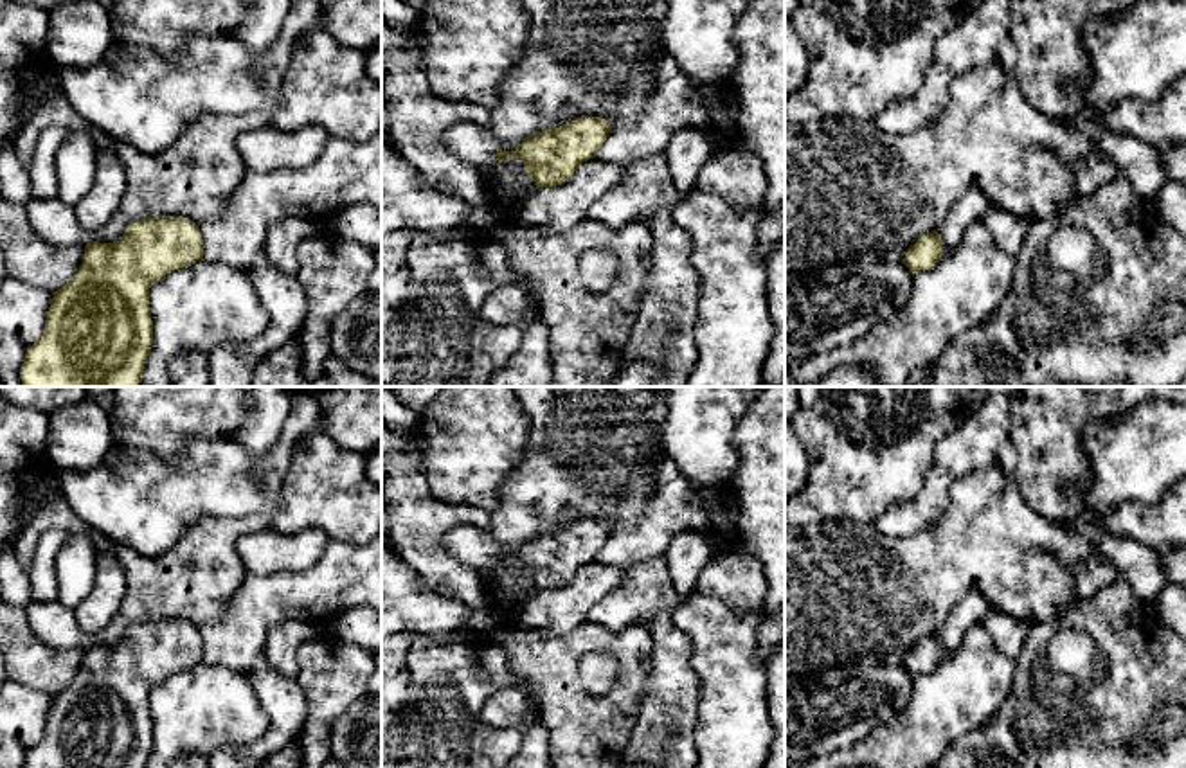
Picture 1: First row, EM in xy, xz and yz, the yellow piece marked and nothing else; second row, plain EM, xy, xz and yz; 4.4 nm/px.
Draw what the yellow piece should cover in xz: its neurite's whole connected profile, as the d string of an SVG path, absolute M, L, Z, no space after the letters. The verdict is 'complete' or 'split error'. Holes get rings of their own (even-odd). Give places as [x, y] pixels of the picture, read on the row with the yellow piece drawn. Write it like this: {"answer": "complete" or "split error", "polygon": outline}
{"answer": "complete", "polygon": "M578 117L560 128L533 133L511 153L497 147L497 160L518 156L536 189L556 187L569 182L583 162L596 158L610 131L605 119Z"}

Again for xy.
{"answer": "complete", "polygon": "M184 216L140 219L113 243L92 241L79 270L54 291L43 335L27 347L22 387L139 387L153 344L149 288L200 259L200 228Z"}

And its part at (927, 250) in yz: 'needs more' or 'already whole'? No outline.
already whole

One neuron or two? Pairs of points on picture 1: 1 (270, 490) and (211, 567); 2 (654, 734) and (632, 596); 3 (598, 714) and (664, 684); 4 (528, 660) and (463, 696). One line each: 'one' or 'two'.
1: one
2: one
3: two
4: two

